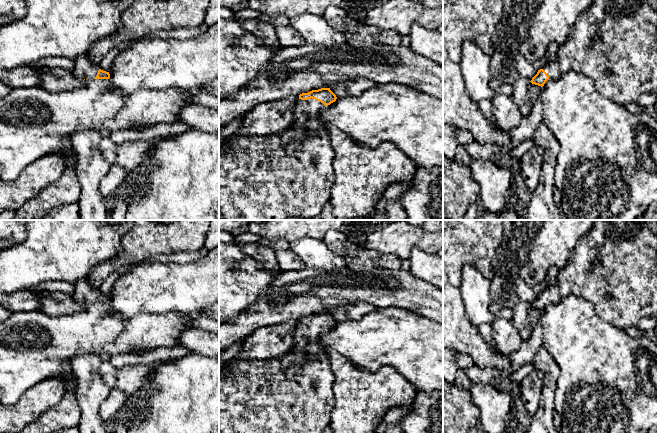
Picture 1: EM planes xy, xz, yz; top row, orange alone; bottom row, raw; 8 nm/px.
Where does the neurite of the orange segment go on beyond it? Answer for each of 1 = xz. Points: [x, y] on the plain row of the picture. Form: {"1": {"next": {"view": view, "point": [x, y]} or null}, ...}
{"1": {"next": {"view": "xz", "point": [291, 393]}}}

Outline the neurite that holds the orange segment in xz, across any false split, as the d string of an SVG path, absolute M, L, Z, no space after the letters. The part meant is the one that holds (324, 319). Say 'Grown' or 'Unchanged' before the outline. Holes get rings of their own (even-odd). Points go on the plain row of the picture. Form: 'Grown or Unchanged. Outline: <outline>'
Grown. Outline: M321 312L302 317L299 319L299 324L294 331L294 343L285 354L276 358L234 360L228 364L226 370L221 368L219 370L219 433L323 433L324 429L330 426L331 411L335 405L332 389L334 374L331 370L328 354L322 352L315 359L310 359L306 353L306 348L310 342L318 341L321 335L335 326L336 323L336 319L330 312Z

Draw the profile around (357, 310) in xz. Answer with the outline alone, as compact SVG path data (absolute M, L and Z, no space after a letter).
M368 302L343 303L330 310L330 314L341 322L346 319L360 319L364 315L376 311L378 308Z

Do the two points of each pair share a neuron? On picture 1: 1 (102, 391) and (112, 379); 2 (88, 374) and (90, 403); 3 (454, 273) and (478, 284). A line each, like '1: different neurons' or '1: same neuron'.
1: different neurons
2: same neuron
3: different neurons

